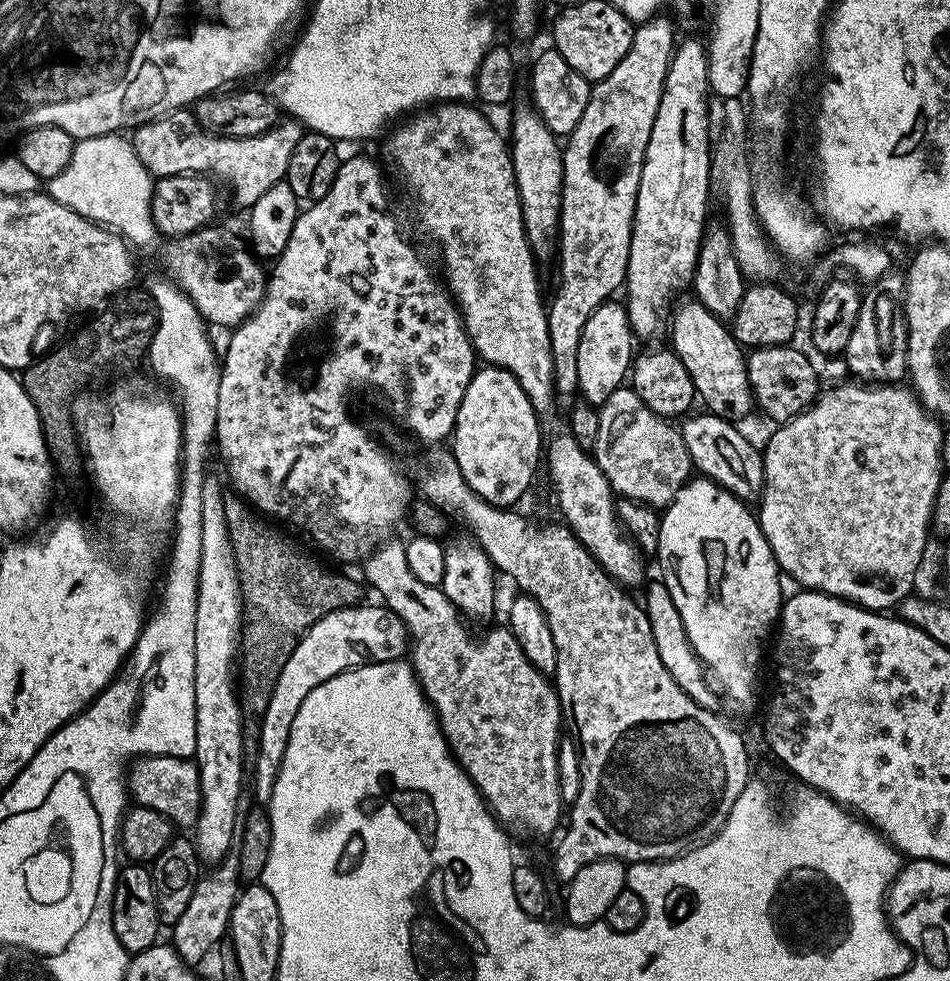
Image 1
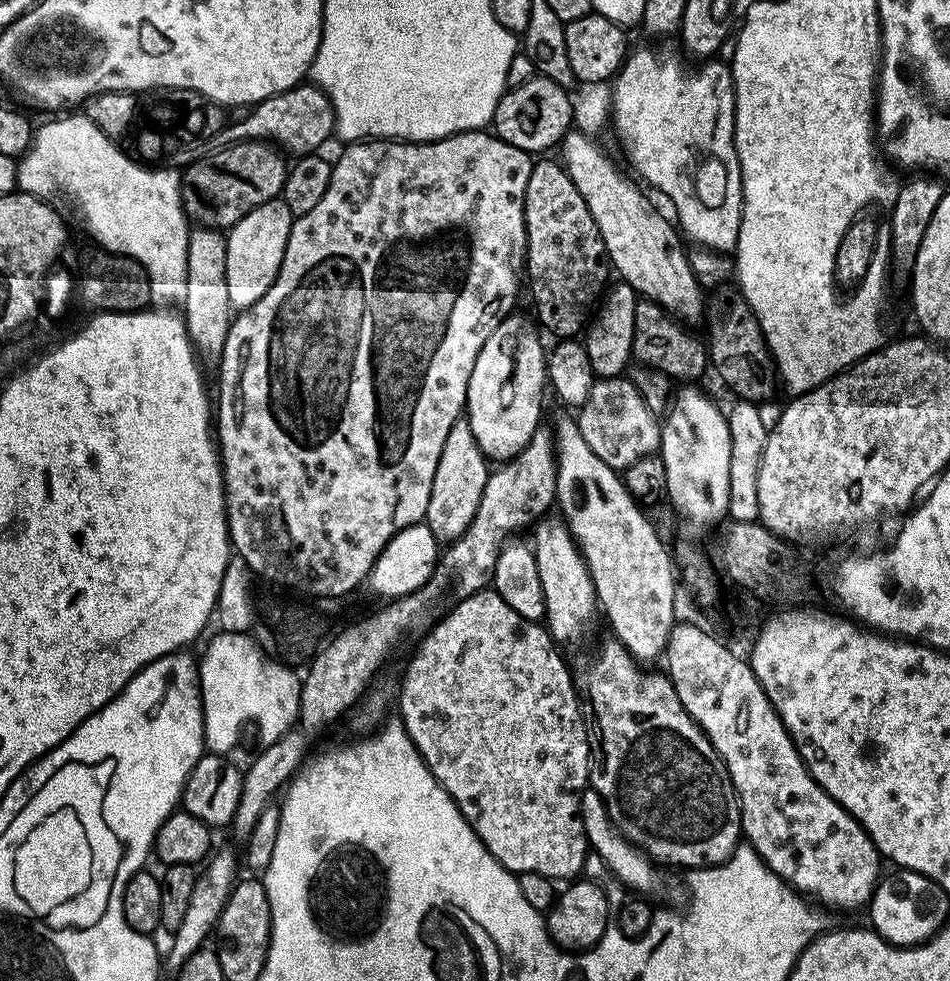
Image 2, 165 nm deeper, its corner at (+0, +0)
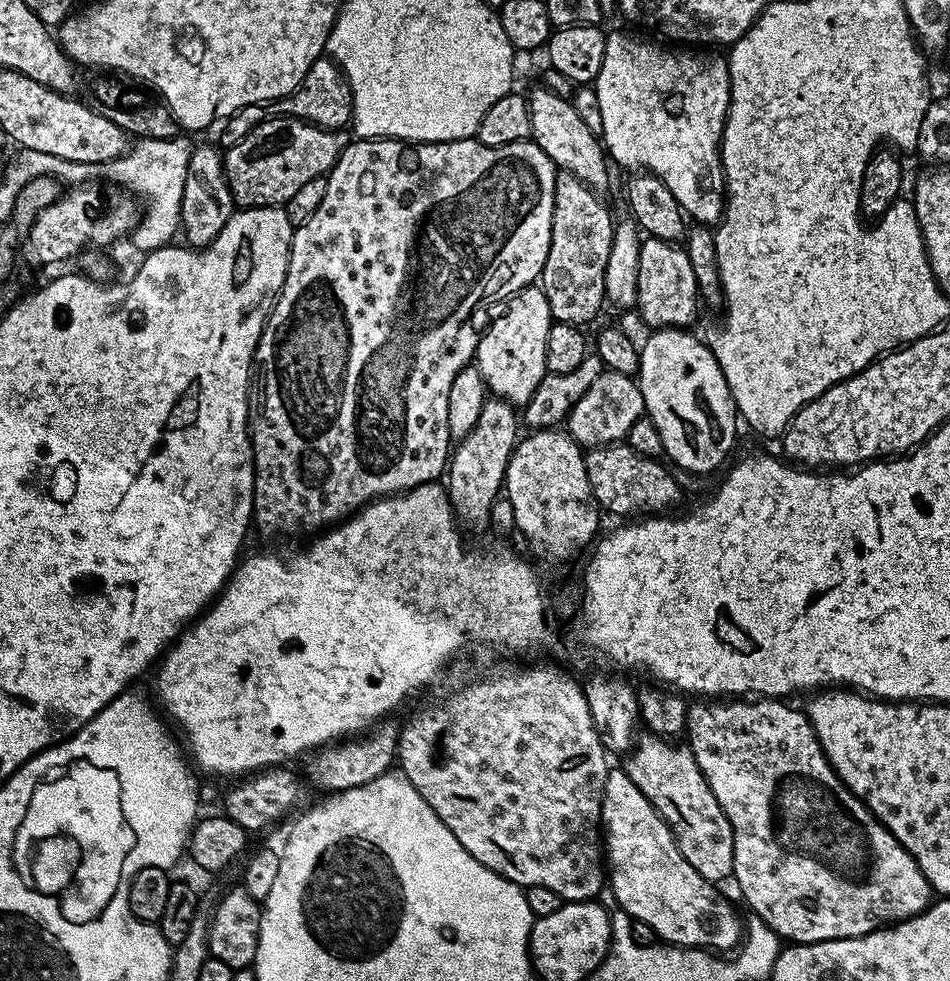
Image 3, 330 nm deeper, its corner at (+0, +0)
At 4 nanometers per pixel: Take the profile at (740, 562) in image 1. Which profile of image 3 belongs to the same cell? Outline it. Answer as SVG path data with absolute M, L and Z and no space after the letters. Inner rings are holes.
M682 328L653 331L640 348L638 383L645 413L662 434L664 456L688 472L711 474L732 452L738 413L712 349L690 333Z

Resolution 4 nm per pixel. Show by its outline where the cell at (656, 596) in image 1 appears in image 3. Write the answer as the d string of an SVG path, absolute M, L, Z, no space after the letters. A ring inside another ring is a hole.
M732 698L727 702L696 702L688 710L686 725L686 744L692 749L694 758L708 780L710 790L714 790L714 798L718 798L718 806L730 818L730 830L734 838L734 866L732 876L740 887L746 903L752 907L751 915L755 919L766 922L770 930L774 930L781 941L793 944L813 944L827 940L841 940L865 936L878 928L899 924L911 916L919 916L933 903L934 893L928 880L922 874L918 862L904 849L902 842L890 834L886 825L876 817L866 805L838 778L832 769L832 763L826 758L822 746L816 737L816 731L808 721L807 715L780 698L756 698L753 704L744 698Z

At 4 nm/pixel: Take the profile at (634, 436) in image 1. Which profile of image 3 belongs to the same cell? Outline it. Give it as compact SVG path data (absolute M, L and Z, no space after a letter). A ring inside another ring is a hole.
M605 370L569 410L566 431L577 444L588 450L604 444L618 444L627 441L630 426L634 426L642 415L645 415L644 399L639 383L626 374Z

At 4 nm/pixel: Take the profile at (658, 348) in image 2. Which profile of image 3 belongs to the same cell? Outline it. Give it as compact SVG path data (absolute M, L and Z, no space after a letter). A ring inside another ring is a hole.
M653 236L641 239L640 253L638 254L638 298L635 311L649 324L649 329L662 328L687 329L688 323L696 316L698 305L698 289L694 278L694 266L690 266L687 248L671 240L659 240Z

